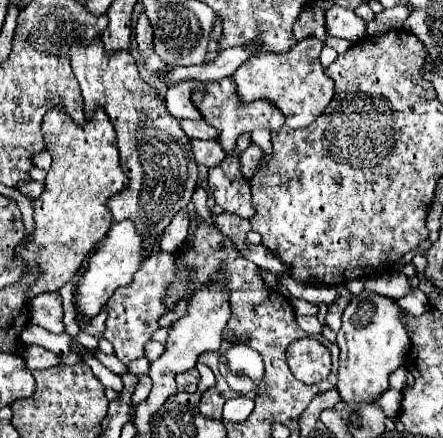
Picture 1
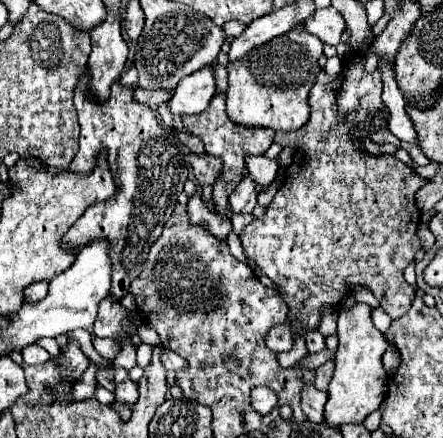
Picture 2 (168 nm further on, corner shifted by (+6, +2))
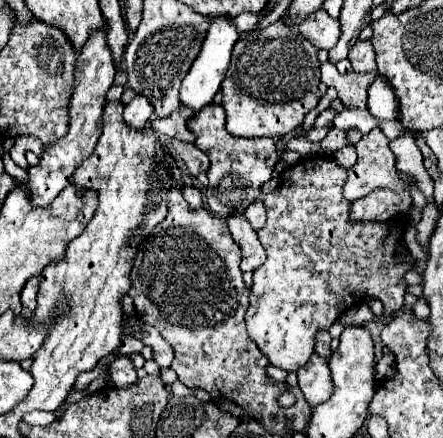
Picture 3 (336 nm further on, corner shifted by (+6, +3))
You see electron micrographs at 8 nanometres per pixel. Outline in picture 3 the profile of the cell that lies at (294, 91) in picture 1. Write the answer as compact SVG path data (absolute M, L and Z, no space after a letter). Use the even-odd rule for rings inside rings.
M274 22L260 32L240 38L232 50L230 68L222 82L226 130L232 136L280 138L296 130L320 100L320 62L316 46L296 28Z

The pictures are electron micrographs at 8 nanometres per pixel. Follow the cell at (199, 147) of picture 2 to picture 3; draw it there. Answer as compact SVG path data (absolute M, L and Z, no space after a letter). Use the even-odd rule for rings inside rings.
M182 110L182 112L174 112L174 116L168 118L156 118L152 122L152 128L168 138L176 138L180 142L196 142L196 134L190 132L186 128L186 120L192 116L190 110Z

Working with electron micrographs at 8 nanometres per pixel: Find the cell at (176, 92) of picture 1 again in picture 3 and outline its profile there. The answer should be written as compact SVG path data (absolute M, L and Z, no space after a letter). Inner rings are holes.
M218 16L218 18L210 18L210 20L212 20L210 32L206 34L206 42L202 44L202 52L194 60L190 72L186 74L186 78L182 80L182 86L180 86L180 102L182 102L182 106L186 106L186 108L190 108L194 112L198 112L206 104L210 104L214 94L220 90L220 84L222 84L222 80L226 76L226 70L228 70L232 46L238 40L238 32L236 32L234 24L230 24L228 16Z

